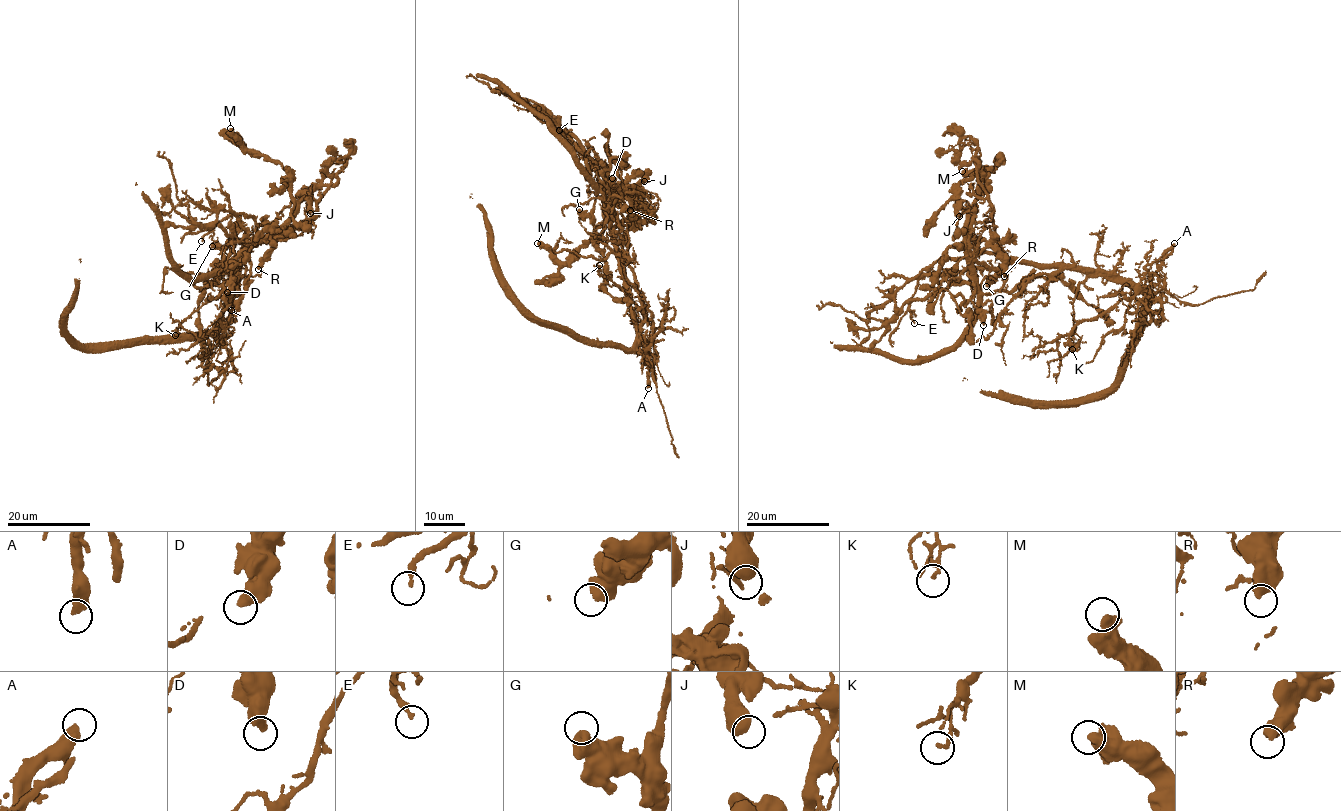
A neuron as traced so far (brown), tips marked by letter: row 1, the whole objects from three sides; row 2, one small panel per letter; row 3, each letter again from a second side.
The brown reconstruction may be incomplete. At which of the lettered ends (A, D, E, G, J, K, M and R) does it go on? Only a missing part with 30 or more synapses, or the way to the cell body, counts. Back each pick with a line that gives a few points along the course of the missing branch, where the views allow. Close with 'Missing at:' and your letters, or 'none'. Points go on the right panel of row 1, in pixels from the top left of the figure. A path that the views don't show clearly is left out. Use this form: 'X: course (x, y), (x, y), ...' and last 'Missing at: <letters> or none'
A: course (1174, 243), (1208, 221), (1223, 202), (1223, 190), (1220, 184), (1223, 160), (1220, 131), (1233, 118)
Missing at: A

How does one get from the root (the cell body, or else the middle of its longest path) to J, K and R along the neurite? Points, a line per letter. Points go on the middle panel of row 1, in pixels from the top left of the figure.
J: (632, 308), (610, 219), (614, 198), (620, 195), (620, 204), (629, 210), (632, 197), (644, 181)
K: (632, 308), (621, 289), (608, 276), (600, 274), (599, 265)
R: (632, 308), (614, 233), (614, 225), (623, 219), (622, 213), (630, 210)

